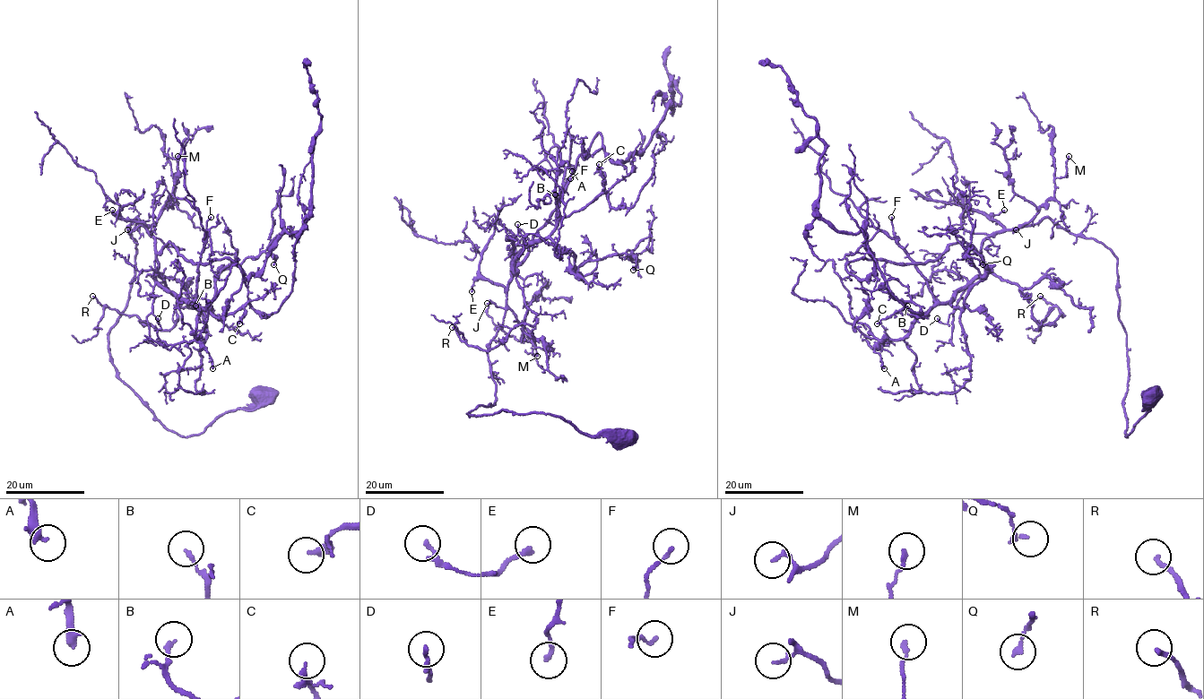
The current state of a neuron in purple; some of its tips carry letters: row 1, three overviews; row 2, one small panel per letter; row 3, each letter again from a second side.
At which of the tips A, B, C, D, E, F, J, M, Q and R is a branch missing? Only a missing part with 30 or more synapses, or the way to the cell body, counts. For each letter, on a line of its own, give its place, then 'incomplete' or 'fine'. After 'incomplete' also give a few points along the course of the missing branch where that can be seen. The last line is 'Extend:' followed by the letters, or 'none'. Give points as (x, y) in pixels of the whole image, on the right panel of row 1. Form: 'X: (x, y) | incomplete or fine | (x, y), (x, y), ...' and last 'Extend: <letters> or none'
A: (884, 368) | fine
B: (907, 306) | fine
C: (877, 323) | fine
D: (937, 318) | fine
E: (1004, 210) | fine
F: (891, 217) | fine
J: (1016, 229) | fine
M: (1069, 156) | fine
Q: (983, 264) | fine
R: (1040, 296) | fine
Extend: none

